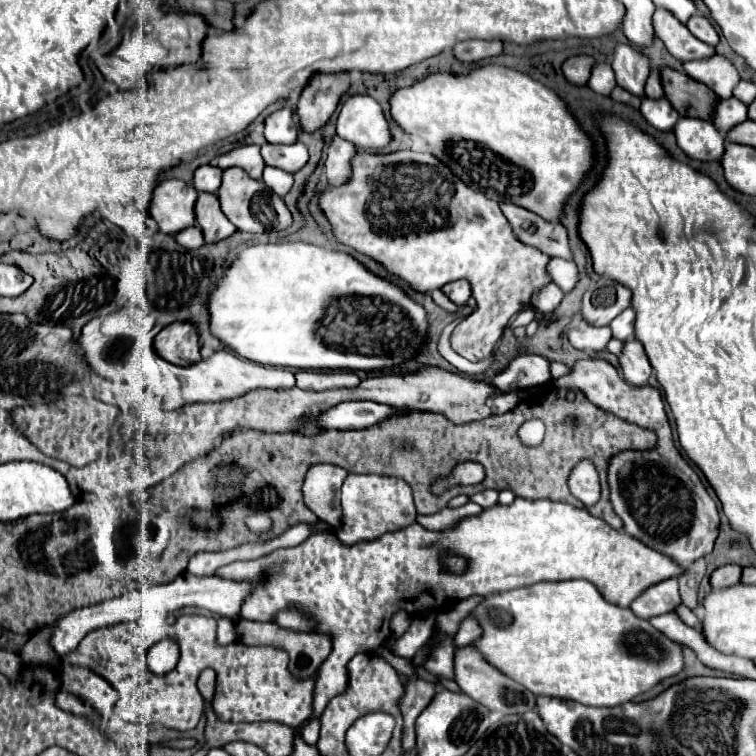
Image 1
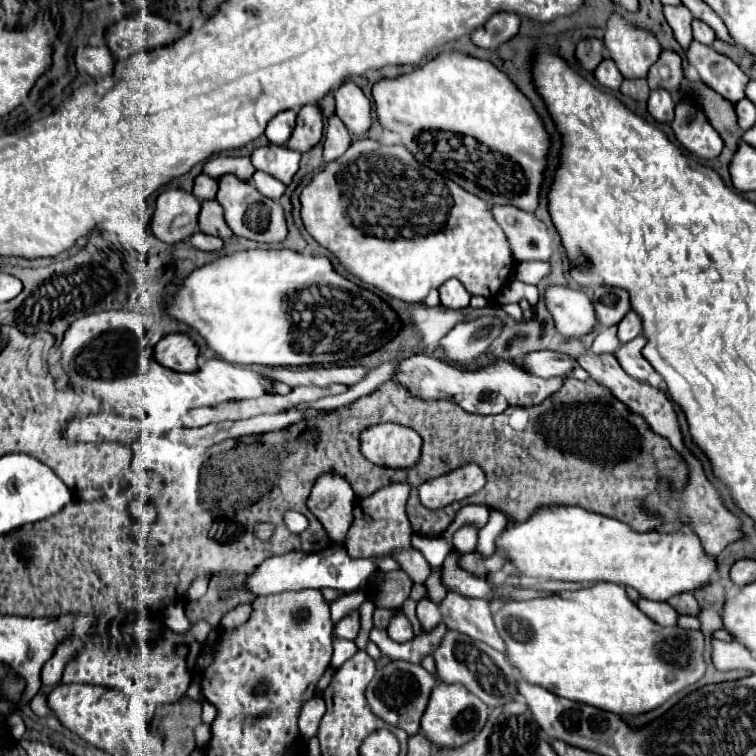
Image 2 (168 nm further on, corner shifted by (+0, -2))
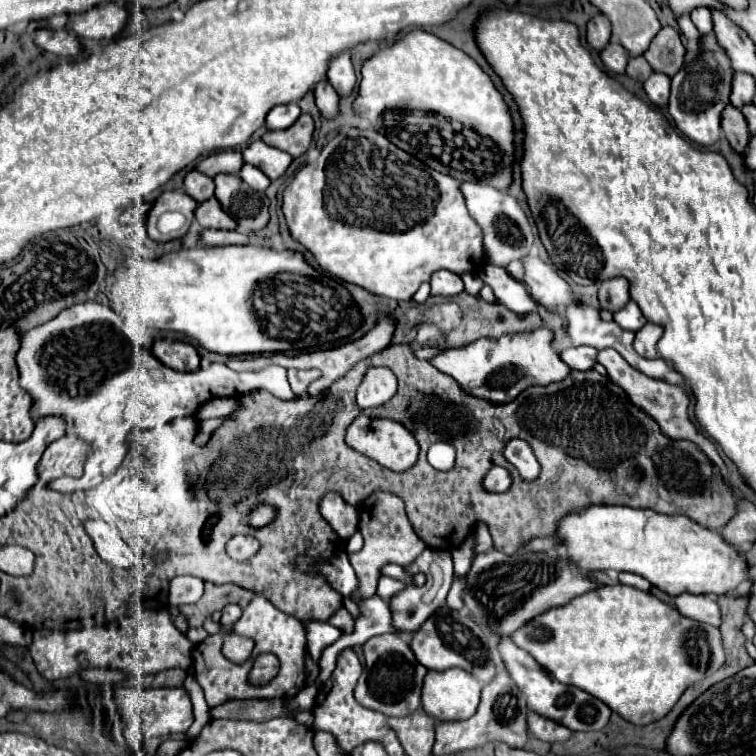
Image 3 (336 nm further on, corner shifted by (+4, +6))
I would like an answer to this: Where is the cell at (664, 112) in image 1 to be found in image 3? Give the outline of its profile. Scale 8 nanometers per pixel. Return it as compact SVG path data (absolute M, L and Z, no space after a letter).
M653 73L643 83L645 93L647 93L647 97L649 97L649 101L653 105L659 105L659 107L667 105L667 99L669 99L669 83L671 83L671 79L665 73Z

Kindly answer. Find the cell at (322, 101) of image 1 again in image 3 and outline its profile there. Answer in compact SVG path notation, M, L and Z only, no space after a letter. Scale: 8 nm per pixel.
M303 113L297 119L297 123L291 125L289 129L267 131L261 139L271 147L277 147L277 149L289 153L291 157L299 157L309 149L311 137L313 137L313 119L311 119L311 115Z

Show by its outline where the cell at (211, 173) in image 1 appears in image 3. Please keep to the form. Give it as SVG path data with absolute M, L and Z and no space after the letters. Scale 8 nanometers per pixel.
M195 169L185 175L185 193L189 197L193 197L197 203L203 203L203 201L211 199L213 197L213 191L215 191L213 179L197 173Z

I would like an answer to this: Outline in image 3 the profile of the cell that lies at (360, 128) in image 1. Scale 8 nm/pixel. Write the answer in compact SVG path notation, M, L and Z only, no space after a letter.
M343 51L335 57L331 57L329 69L327 69L327 79L337 89L339 95L351 93L351 89L355 87L355 71L353 71L353 65L351 65L349 51Z

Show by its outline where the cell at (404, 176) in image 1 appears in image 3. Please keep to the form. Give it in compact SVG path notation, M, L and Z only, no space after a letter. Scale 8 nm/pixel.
M349 129L349 131L341 131L337 133L323 149L317 161L305 165L295 179L287 185L285 193L283 193L283 205L281 211L285 215L285 223L287 229L291 233L291 237L301 243L313 257L315 261L321 265L321 269L329 271L331 275L343 279L345 283L353 283L359 285L363 289L367 289L373 295L381 295L381 297L389 297L389 299L397 299L397 301L409 301L413 297L413 293L419 289L419 285L423 281L429 281L431 275L439 269L449 269L457 275L469 271L469 273L479 273L481 267L485 265L485 251L483 251L483 241L481 241L481 229L477 229L477 225L473 225L473 219L469 217L467 209L465 209L465 199L461 197L459 191L459 181L455 181L449 175L437 173L435 169L429 169L423 161L417 161L417 157L397 149L393 143L389 143L381 133L371 131L371 129Z

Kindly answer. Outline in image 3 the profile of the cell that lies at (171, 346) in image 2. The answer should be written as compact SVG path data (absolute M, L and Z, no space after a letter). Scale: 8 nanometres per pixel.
M155 341L151 349L153 357L159 359L165 367L175 371L195 371L199 369L199 353L193 345L183 341Z

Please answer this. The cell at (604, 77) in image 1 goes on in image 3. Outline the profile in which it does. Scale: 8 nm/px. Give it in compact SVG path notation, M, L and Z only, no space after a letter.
M611 41L611 43L601 51L601 59L603 59L603 63L605 63L613 73L625 73L629 55L627 55L627 51L623 49L621 43Z

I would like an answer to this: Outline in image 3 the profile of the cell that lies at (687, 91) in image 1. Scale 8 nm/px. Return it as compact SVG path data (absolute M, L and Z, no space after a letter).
M733 105L725 107L721 129L737 153L741 155L747 153L745 149L749 145L749 131L747 131L747 121L739 109L733 109Z

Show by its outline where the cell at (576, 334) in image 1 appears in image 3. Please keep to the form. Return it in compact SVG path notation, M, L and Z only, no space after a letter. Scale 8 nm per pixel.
M531 255L523 257L521 263L525 269L523 283L527 285L529 295L537 303L541 303L553 311L559 311L559 305L567 307L569 303L573 303L571 287L547 263L543 263L539 257L531 257Z

